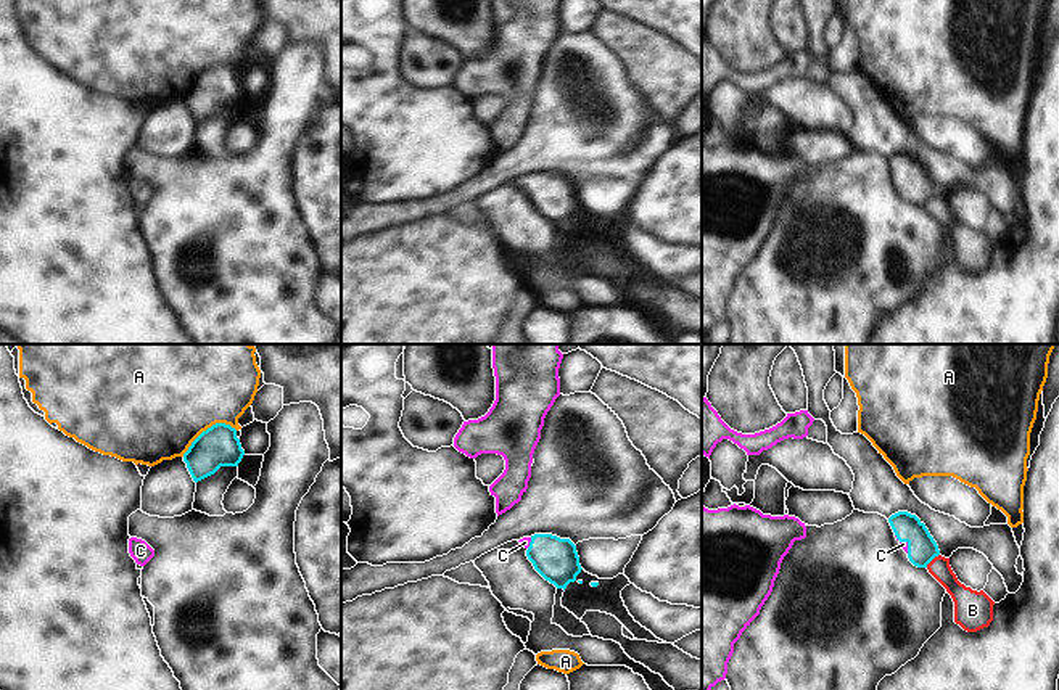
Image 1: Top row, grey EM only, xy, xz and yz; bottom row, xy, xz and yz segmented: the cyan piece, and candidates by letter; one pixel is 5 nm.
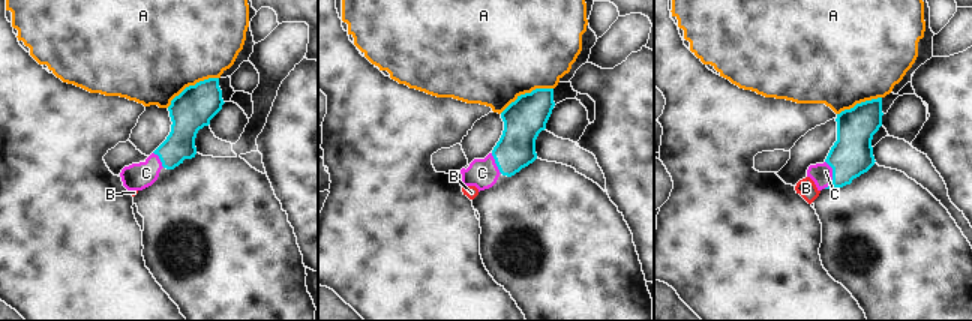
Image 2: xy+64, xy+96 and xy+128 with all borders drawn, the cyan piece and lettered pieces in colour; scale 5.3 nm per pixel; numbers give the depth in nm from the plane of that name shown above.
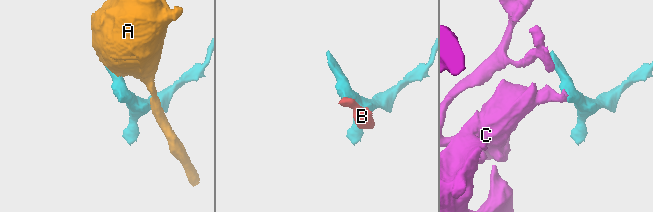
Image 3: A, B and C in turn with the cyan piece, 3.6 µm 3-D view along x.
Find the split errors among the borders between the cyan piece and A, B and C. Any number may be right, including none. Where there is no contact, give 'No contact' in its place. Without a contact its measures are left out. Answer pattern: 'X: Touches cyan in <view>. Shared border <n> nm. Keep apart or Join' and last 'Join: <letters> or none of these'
A: Touches cyan in xy. Shared border 300 nm. Keep apart
B: Touches cyan in yz. Shared border 100 nm. Keep apart
C: Touches cyan in yz. Shared border 120 nm. Join
Join: C

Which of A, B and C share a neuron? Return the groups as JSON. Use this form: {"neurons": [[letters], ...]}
{"neurons": [["A"], ["B"], ["C"]]}

